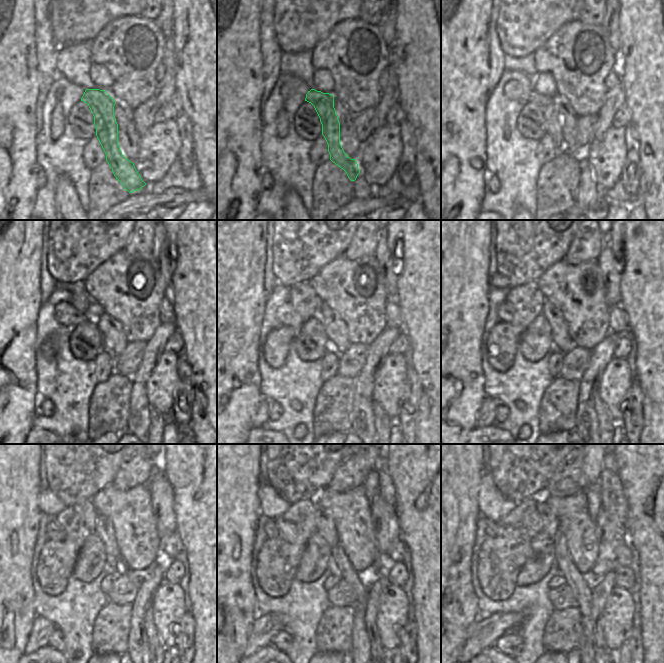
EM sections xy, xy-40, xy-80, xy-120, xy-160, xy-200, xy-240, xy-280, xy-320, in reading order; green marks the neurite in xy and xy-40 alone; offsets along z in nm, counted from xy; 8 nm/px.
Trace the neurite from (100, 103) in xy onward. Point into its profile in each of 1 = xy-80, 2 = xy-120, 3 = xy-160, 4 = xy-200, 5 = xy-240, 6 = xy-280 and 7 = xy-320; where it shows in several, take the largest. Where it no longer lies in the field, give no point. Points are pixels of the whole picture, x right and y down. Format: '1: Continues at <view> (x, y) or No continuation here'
1: Continues at xy-80 (553, 127)
2: Continues at xy-120 (64, 313)
3: Continues at xy-160 (286, 315)
4: Continues at xy-200 (505, 310)
5: Continues at xy-240 (54, 532)
6: Continues at xy-280 (270, 529)
7: Continues at xy-320 (491, 526).

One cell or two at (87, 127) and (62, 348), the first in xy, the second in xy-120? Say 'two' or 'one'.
two

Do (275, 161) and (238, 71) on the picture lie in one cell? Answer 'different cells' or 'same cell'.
different cells

